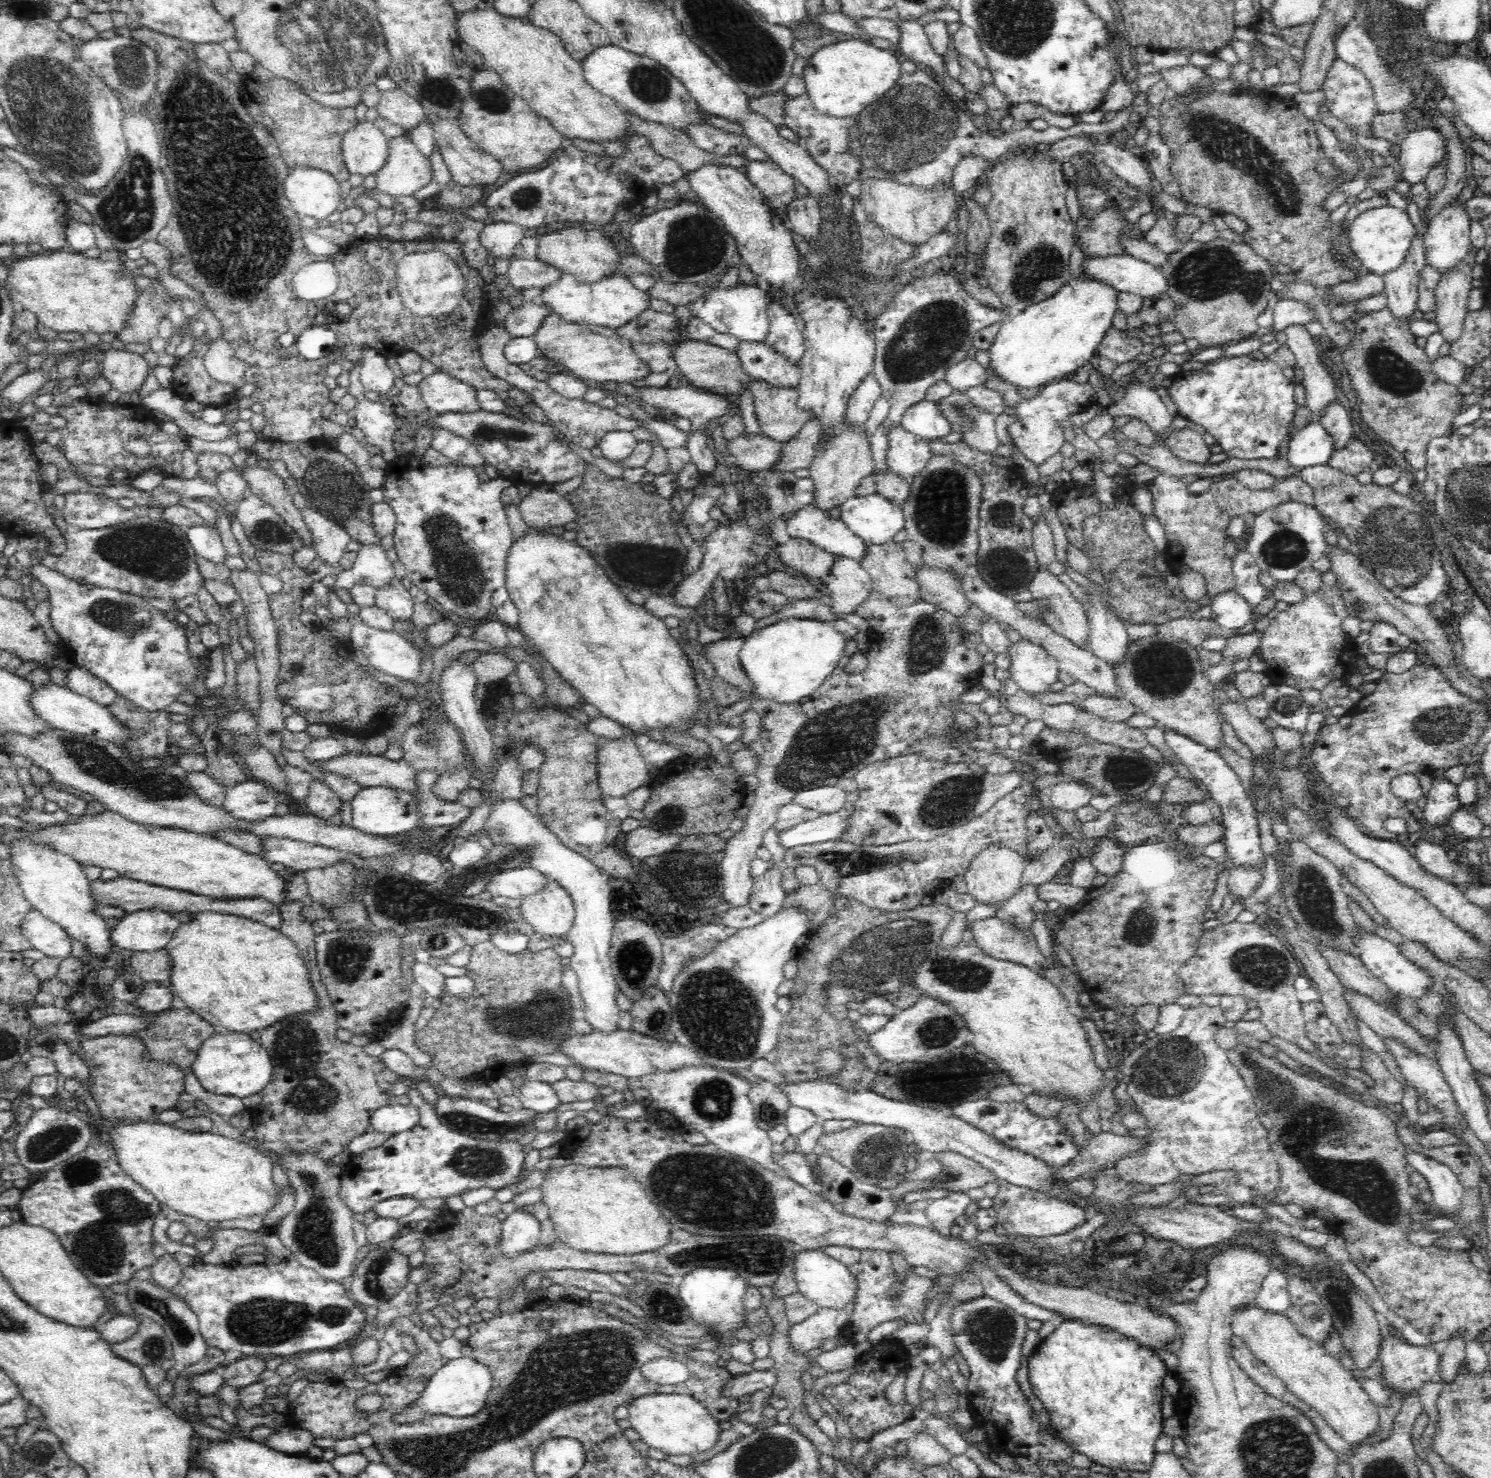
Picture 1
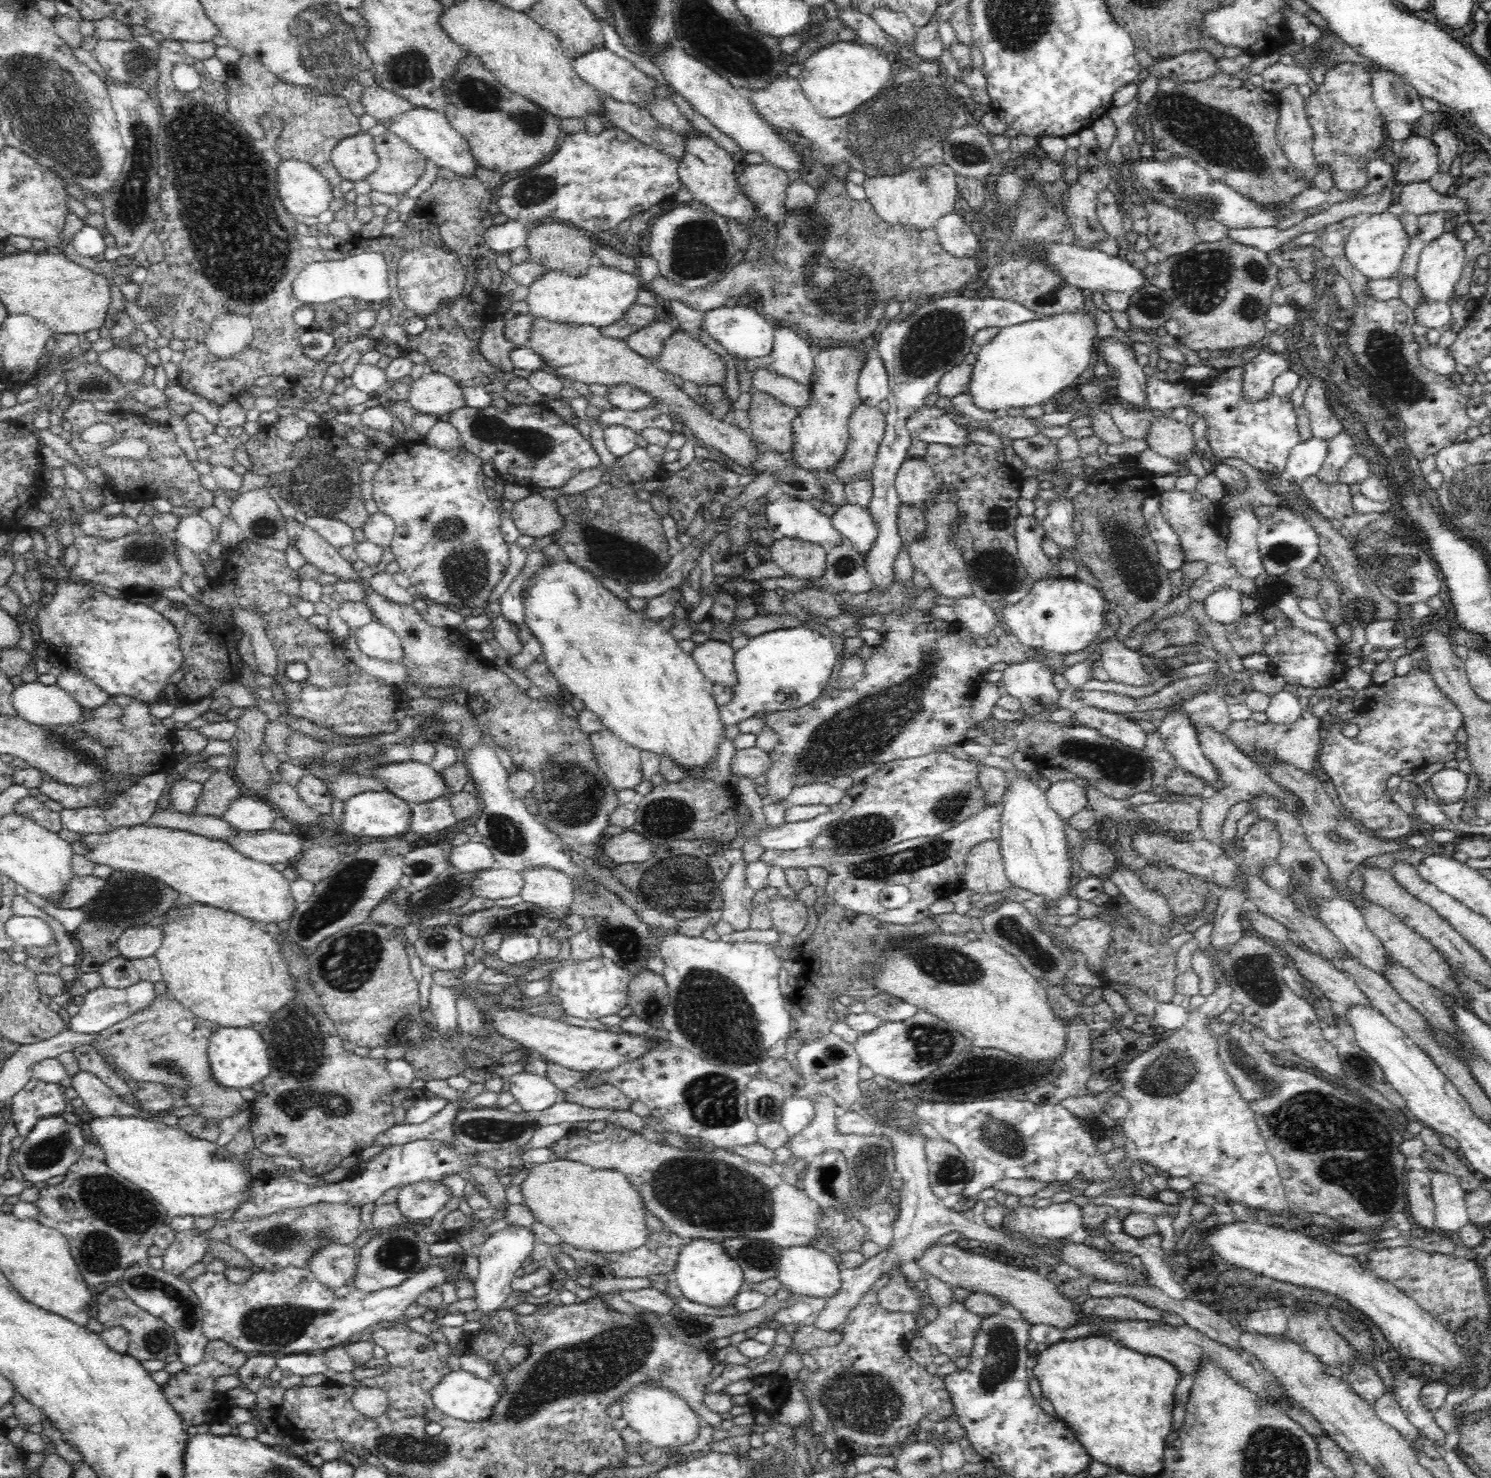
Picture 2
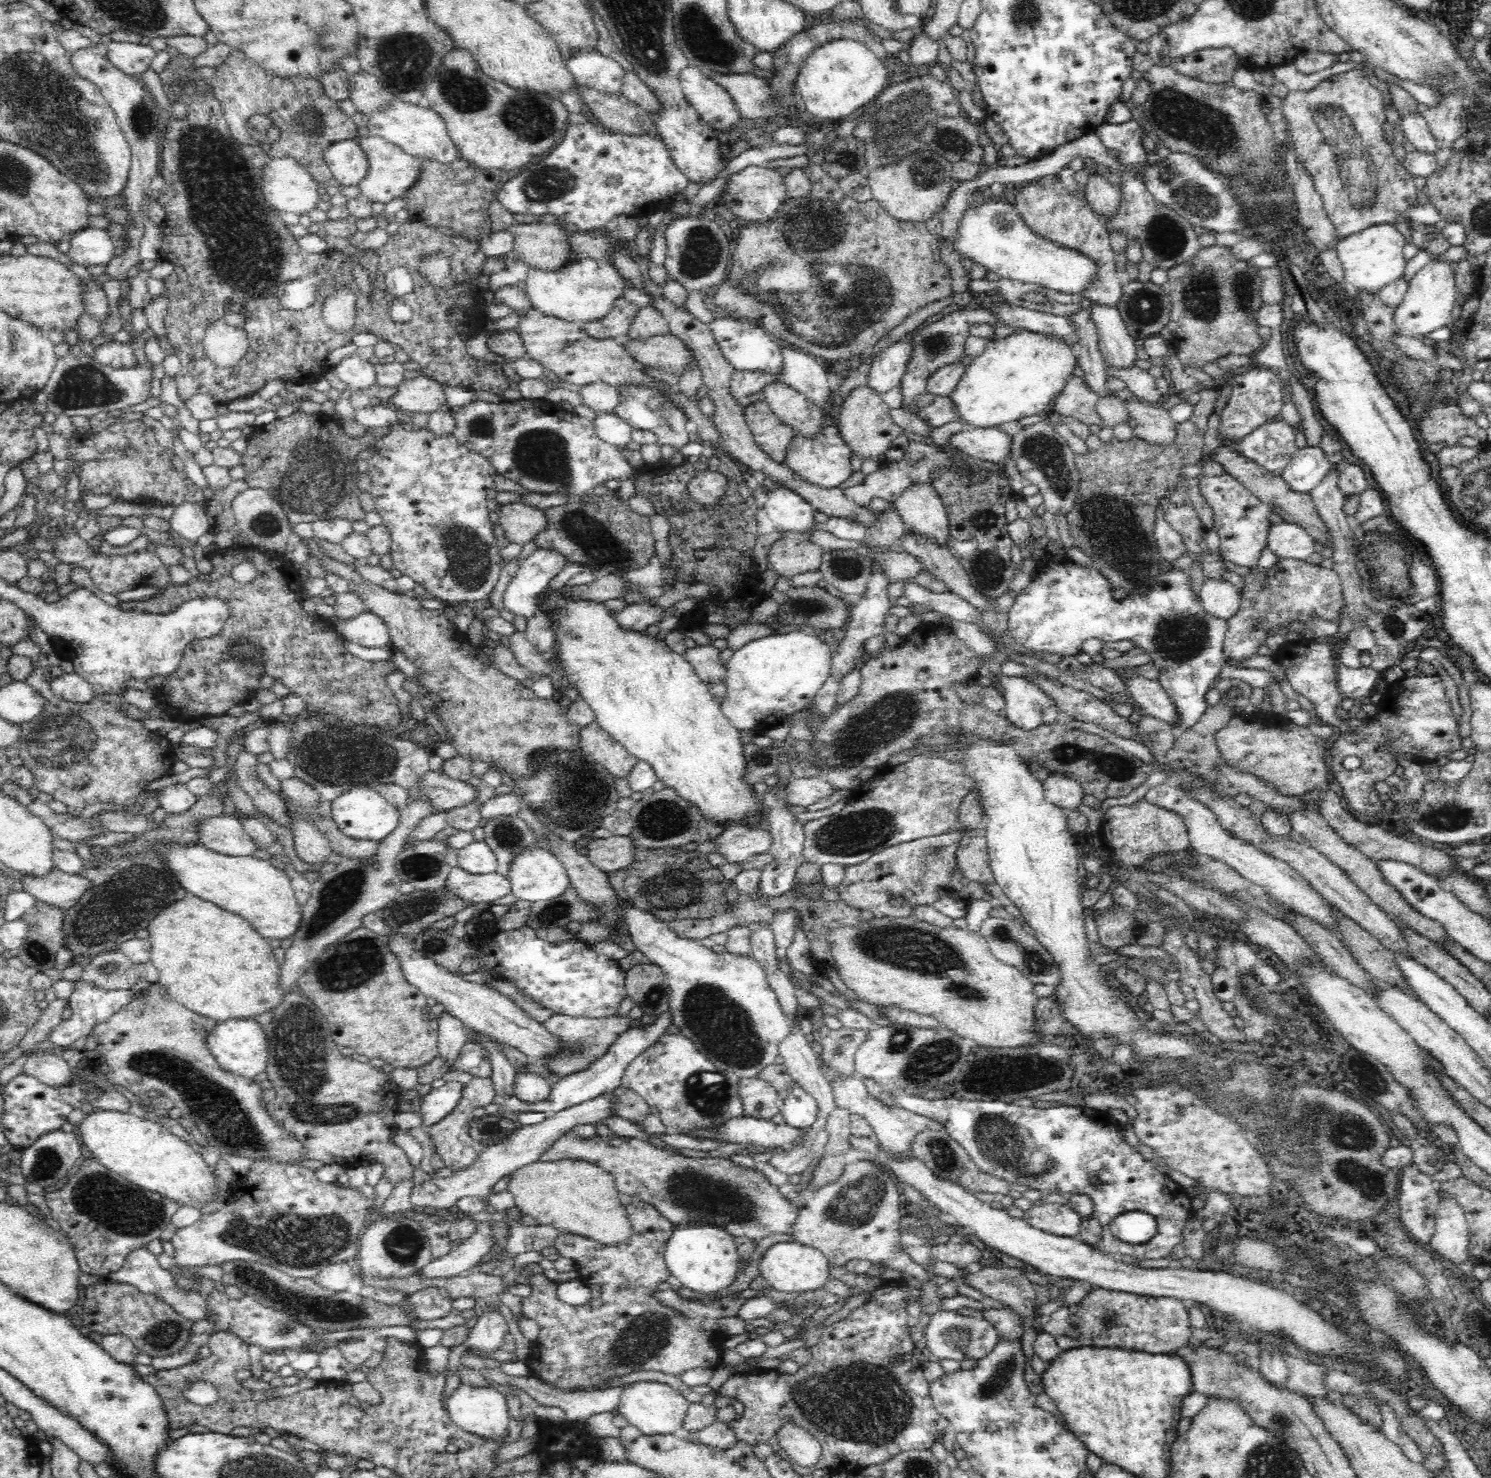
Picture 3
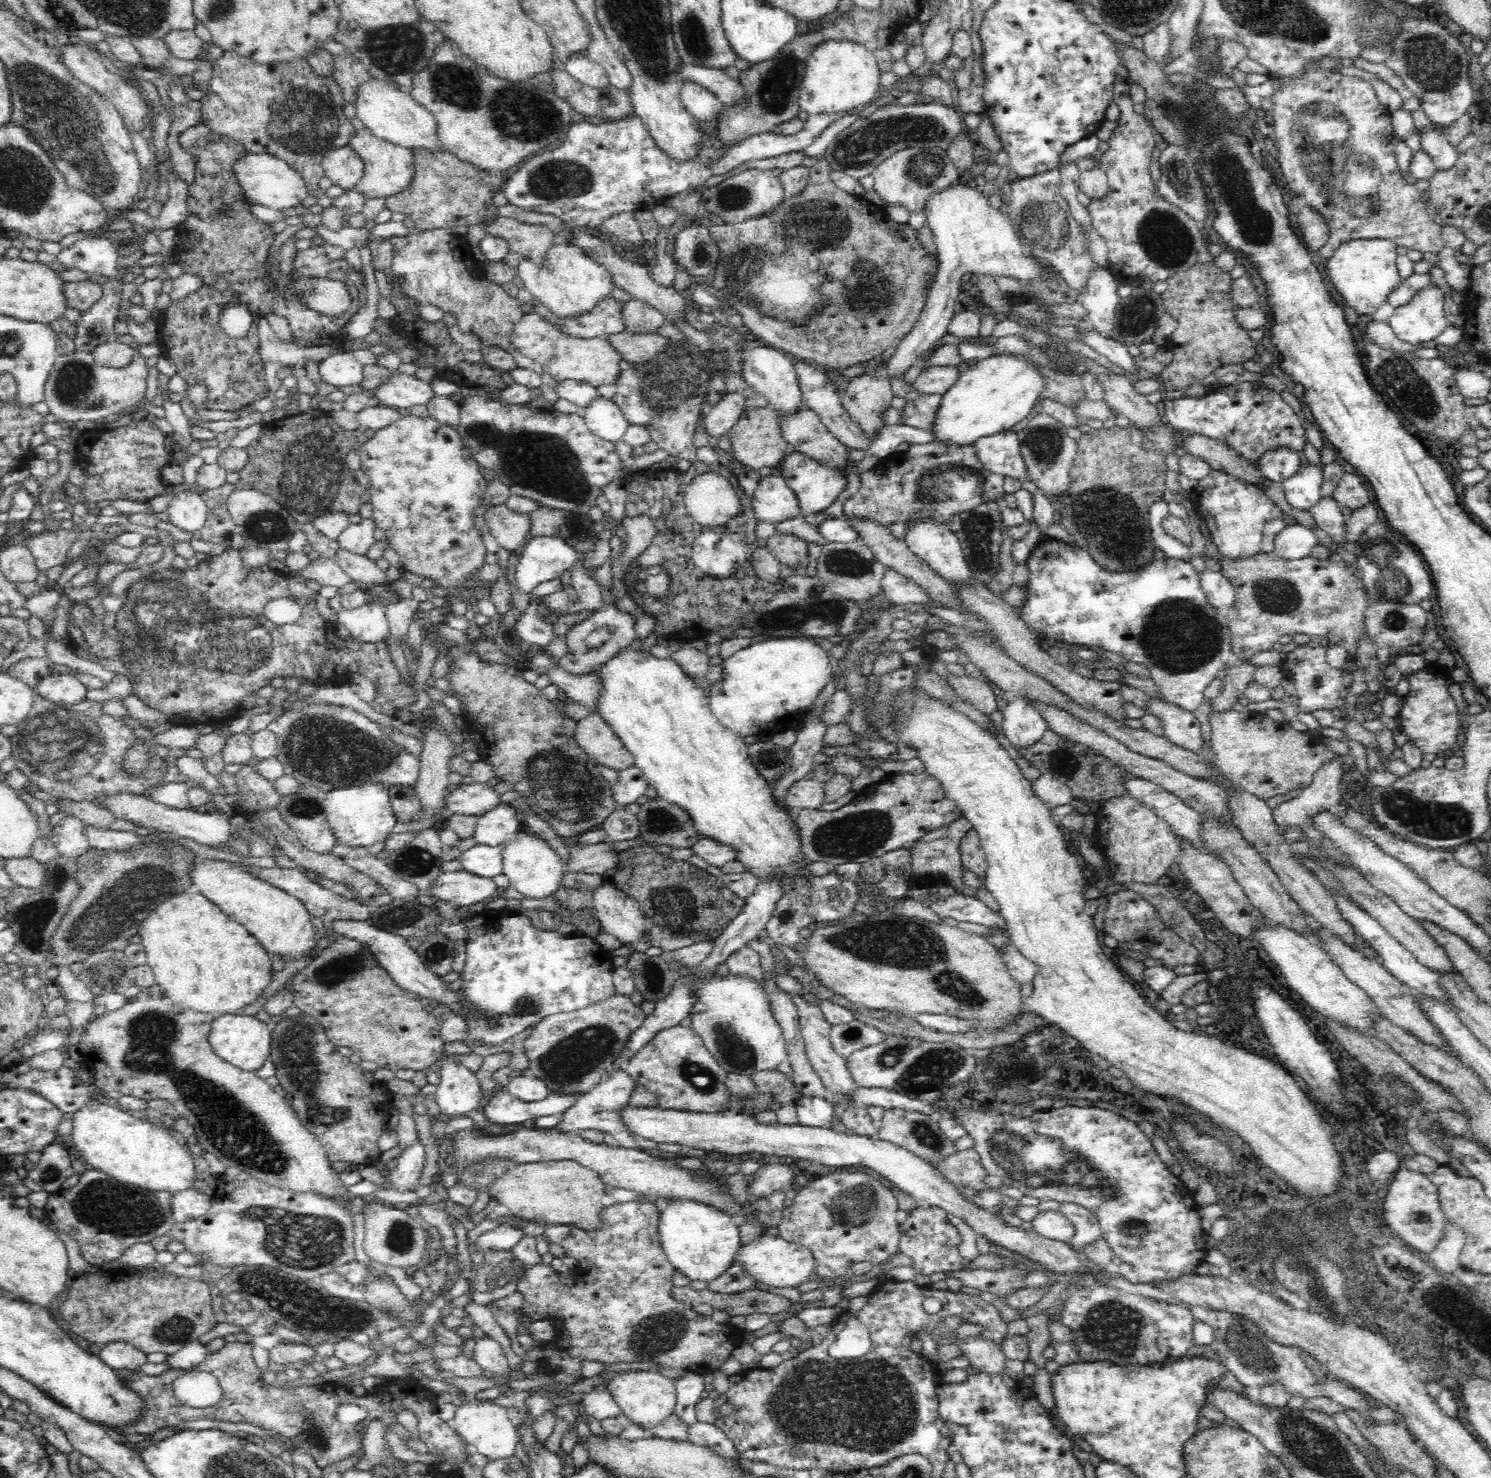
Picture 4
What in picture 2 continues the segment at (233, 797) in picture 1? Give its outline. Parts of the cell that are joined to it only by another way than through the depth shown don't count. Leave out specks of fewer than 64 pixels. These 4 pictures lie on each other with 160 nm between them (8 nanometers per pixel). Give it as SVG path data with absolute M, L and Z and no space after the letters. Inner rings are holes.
M243 792L229 802L223 819L238 831L264 832L280 815L272 804Z

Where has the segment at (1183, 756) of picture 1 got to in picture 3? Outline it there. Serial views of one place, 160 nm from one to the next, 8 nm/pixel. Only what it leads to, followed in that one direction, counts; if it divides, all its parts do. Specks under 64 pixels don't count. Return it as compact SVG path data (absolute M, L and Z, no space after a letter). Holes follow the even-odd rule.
M1048 560L1048 562L1044 562L1040 568L1038 568L1038 576L1032 580L1020 592L1017 594L1015 598L1015 602L1009 610L1008 613L1008 632L1010 632L1010 636L1014 638L1014 642L1018 644L1018 646L1024 646L1028 650L1038 651L1038 652L1047 652L1051 654L1059 654L1062 657L1066 656L1075 656L1076 654L1082 652L1082 644L1084 644L1084 640L1088 640L1088 638L1096 638L1096 640L1102 640L1102 642L1120 642L1120 640L1134 640L1136 642L1136 646L1142 649L1143 652L1149 656L1152 656L1152 663L1156 664L1158 668L1160 668L1160 685L1162 688L1170 695L1174 706L1177 707L1177 714L1180 714L1180 720L1178 720L1178 724L1172 728L1176 733L1181 732L1182 730L1188 730L1190 726L1194 726L1200 717L1204 714L1207 709L1207 702L1205 699L1206 693L1210 690L1210 686L1217 682L1216 676L1218 676L1220 672L1220 666L1224 666L1226 664L1225 652L1223 650L1223 640L1225 637L1226 629L1228 628L1227 620L1224 618L1214 618L1210 616L1204 609L1201 603L1196 602L1194 600L1194 596L1192 596L1192 590L1190 590L1190 573L1186 572L1186 570L1170 570L1170 572L1162 572L1162 574L1158 574L1156 576L1156 580L1154 580L1154 584L1146 590L1146 592L1126 592L1122 599L1116 599L1114 594L1114 590L1109 583L1109 579L1105 576L1102 576L1098 570L1095 568L1084 568L1084 566L1078 566L1078 564L1072 564L1072 562L1068 562L1068 560L1062 560L1064 564L1056 564L1056 562L1052 562L1052 560Z

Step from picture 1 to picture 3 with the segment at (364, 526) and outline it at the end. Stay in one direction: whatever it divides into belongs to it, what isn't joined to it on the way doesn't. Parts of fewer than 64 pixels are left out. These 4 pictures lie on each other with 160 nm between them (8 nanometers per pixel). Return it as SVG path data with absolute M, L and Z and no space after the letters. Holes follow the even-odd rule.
M298 409L290 416L281 414L270 424L256 428L248 438L248 448L241 460L241 465L246 469L244 481L248 483L249 488L266 489L280 502L292 525L298 525L300 522L311 524L316 519L330 518L344 518L352 523L364 521L365 511L360 500L362 491L357 483L361 475L356 467L357 455L370 448L376 440L385 438L390 430L390 427L367 429L362 437L350 437L344 433L340 422L322 412L306 414Z

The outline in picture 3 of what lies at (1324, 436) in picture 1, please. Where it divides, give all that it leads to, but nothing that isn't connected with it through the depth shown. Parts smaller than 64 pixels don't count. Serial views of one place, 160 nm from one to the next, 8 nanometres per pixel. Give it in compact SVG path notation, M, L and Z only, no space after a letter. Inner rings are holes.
M1306 446L1294 452L1294 458L1281 477L1288 483L1290 490L1310 493L1330 472L1330 466L1330 460L1322 448Z

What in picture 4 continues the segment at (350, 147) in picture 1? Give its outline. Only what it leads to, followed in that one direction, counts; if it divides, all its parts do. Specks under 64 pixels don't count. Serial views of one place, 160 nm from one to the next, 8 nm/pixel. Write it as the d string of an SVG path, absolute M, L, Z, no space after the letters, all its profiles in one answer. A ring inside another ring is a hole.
M348 145L331 150L323 157L321 166L332 184L347 191L360 182L365 170L363 160Z

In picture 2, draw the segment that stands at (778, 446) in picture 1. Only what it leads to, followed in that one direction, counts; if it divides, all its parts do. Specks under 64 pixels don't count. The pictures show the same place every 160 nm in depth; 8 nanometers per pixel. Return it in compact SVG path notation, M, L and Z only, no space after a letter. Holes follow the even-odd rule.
M535 317L531 320L530 334L527 335L528 348L542 357L545 369L554 375L571 382L580 382L586 385L617 385L634 386L654 398L656 404L682 417L685 432L690 439L704 448L712 447L728 456L734 464L750 468L757 460L759 444L751 434L736 427L731 422L721 422L715 412L699 406L690 397L676 386L668 373L660 370L654 360L636 354L626 339L615 339L602 336L599 328L592 325L572 325L568 323L552 322L544 317Z

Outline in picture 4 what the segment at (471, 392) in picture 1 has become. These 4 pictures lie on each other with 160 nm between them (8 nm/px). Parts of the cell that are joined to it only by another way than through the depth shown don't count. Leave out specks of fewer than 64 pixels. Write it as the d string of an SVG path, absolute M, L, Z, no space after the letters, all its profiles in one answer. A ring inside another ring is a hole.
M394 370L386 381L375 388L375 396L380 405L407 412L410 408L427 405L435 393L428 382L407 376Z

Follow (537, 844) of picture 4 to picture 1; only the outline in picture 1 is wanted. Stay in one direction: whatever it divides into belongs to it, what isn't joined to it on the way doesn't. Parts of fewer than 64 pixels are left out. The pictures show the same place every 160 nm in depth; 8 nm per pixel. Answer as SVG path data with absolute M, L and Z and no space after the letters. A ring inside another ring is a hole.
M548 880L544 888L519 901L522 915L534 931L540 935L564 939L573 928L575 905L568 892L554 880Z

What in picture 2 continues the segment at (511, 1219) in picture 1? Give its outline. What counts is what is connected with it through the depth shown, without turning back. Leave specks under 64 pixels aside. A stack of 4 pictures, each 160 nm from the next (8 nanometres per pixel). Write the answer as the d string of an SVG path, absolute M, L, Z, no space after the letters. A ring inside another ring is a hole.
M510 1225L495 1232L482 1244L479 1258L479 1273L475 1282L475 1301L477 1308L481 1310L483 1318L495 1315L512 1292L512 1281L515 1279L514 1272L522 1266L522 1262L531 1255L536 1246L534 1231L530 1227Z

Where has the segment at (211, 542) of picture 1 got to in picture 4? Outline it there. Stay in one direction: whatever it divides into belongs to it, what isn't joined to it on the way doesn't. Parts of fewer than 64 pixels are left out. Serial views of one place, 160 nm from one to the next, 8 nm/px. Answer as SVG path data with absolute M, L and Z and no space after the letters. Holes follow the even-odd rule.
M181 491L170 499L169 522L188 533L199 532L207 522L207 505L198 493Z

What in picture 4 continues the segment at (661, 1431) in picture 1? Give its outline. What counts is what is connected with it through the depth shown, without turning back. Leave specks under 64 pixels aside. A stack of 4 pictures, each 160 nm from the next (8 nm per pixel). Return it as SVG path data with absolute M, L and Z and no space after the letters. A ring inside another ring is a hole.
M658 1372L618 1374L610 1380L608 1390L613 1400L616 1400L622 1409L622 1413L638 1426L656 1426L668 1416L675 1414L677 1404L675 1382Z

